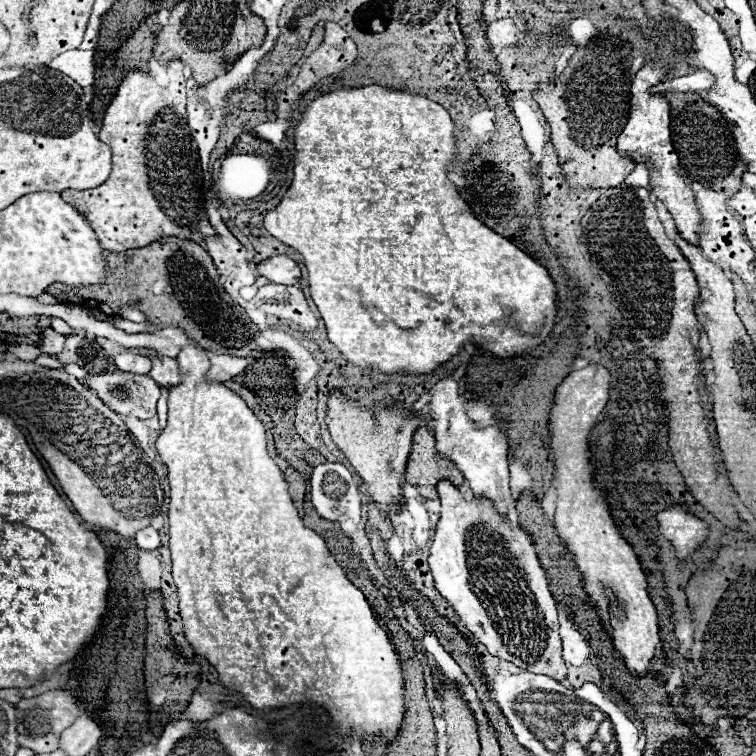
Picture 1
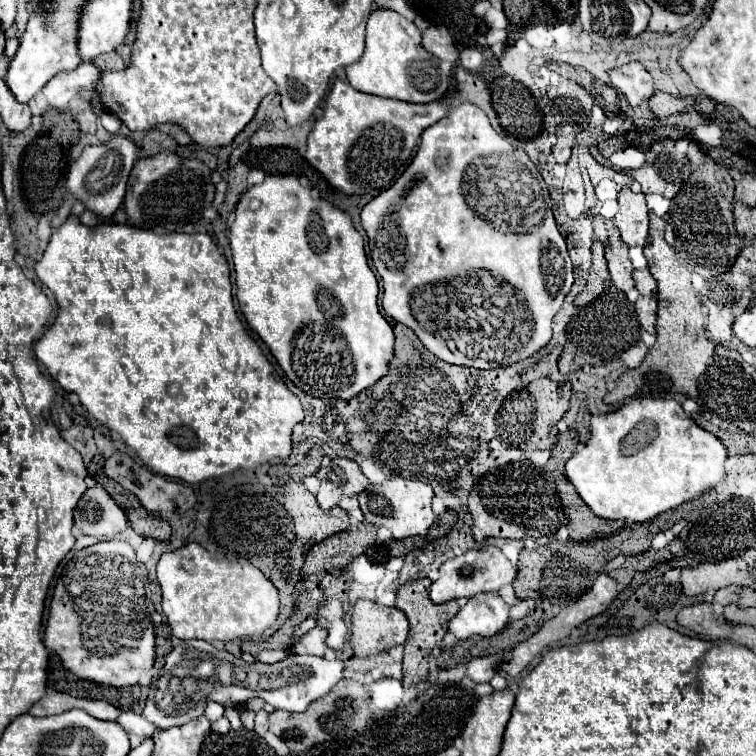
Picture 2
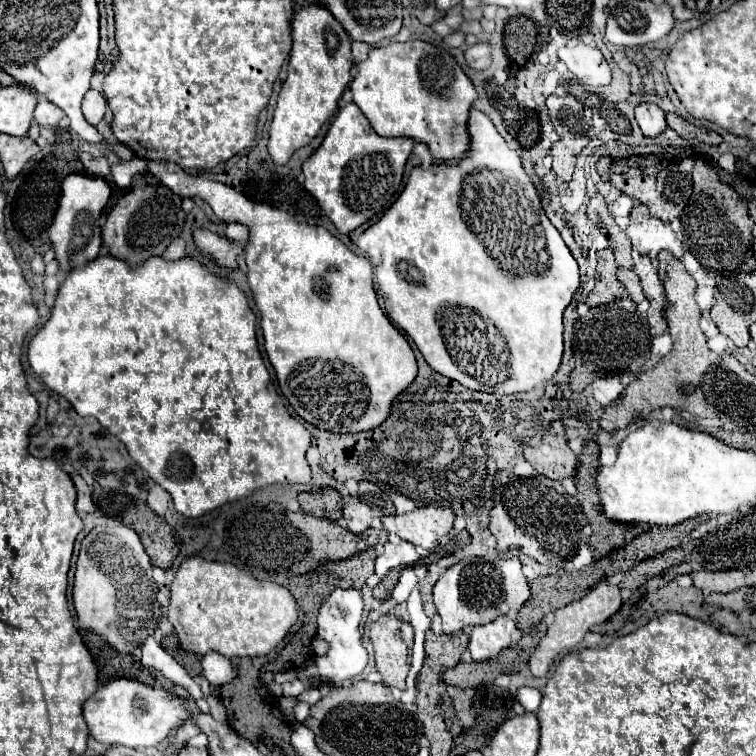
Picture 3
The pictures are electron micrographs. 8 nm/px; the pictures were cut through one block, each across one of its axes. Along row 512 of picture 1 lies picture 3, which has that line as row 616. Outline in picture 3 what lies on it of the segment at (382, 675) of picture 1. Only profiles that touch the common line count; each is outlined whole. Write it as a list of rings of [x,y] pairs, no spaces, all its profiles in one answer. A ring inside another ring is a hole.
[[[200,556],[186,558],[180,564],[174,582],[170,586],[170,594],[172,598],[168,606],[168,620],[174,626],[182,648],[200,656],[204,656],[206,652],[218,652],[226,658],[268,654],[298,620],[296,600],[284,586],[278,586],[268,580],[256,580],[246,570],[240,570],[234,564],[208,562]]]

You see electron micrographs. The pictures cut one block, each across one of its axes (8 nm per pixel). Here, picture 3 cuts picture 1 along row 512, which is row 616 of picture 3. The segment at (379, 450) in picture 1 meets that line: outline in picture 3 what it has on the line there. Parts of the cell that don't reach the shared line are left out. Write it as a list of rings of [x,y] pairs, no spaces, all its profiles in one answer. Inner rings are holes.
[[[380,616],[370,628],[376,652],[376,668],[388,686],[404,686],[410,670],[414,630],[396,616]]]

